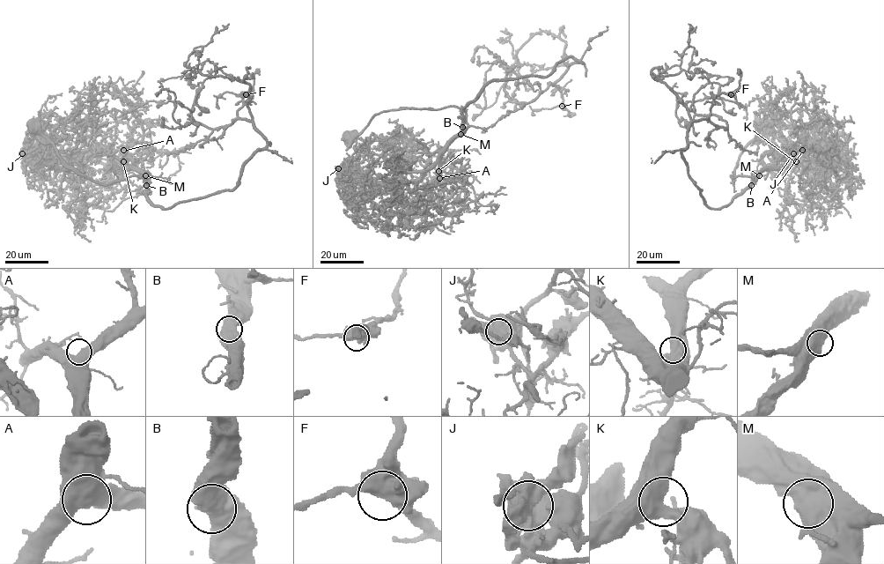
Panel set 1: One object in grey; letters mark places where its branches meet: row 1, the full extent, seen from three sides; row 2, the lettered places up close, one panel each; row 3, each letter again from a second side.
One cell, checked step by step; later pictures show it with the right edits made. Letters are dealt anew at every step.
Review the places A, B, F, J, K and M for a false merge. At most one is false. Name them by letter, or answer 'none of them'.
J

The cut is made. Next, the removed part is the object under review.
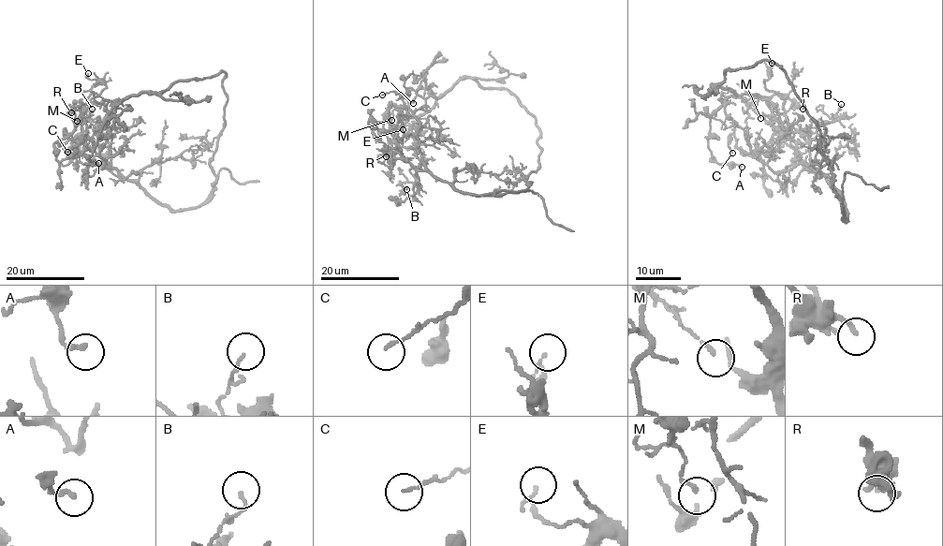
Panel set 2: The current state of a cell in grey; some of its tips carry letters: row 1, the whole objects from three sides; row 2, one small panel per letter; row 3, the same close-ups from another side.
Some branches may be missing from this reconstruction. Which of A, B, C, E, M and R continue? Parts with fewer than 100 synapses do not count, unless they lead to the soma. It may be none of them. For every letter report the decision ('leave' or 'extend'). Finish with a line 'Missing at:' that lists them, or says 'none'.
A: leave
B: leave
C: leave
E: leave
M: leave
R: leave
Missing at: none

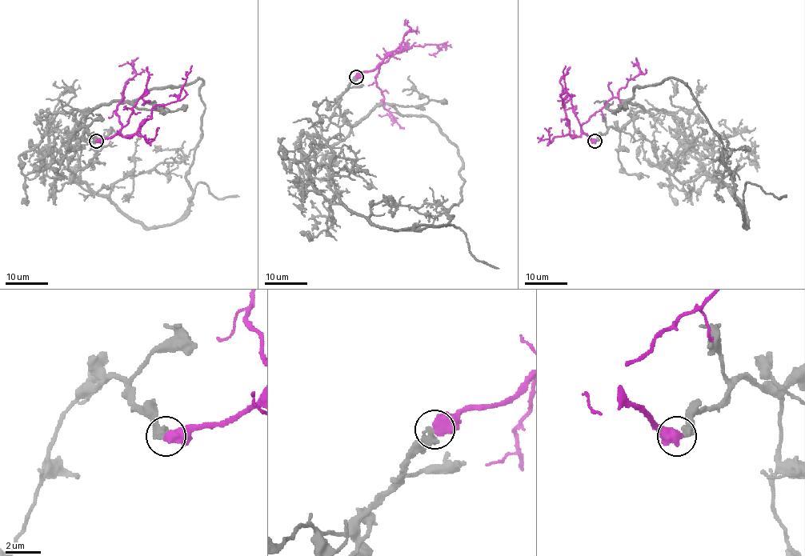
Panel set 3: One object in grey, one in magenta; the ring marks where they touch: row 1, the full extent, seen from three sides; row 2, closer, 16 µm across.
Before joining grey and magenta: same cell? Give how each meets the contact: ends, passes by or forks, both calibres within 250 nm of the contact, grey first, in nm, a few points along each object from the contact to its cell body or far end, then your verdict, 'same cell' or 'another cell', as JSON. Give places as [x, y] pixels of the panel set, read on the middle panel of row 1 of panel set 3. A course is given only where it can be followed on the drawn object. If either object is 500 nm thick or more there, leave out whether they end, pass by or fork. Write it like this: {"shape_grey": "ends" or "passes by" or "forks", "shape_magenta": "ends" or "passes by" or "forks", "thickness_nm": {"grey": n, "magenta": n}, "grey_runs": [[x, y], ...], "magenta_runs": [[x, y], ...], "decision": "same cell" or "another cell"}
{"thickness_nm": {"grey": 480, "magenta": 650}, "grey_runs": [[355, 77], [329, 120], [340, 129], [327, 142], [338, 198], [391, 230], [453, 225], [477, 260], [498, 269]], "magenta_runs": [[355, 77], [372, 70], [394, 51], [410, 49], [413, 46], [435, 44], [439, 49], [447, 46], [452, 47]], "decision": "another cell"}

